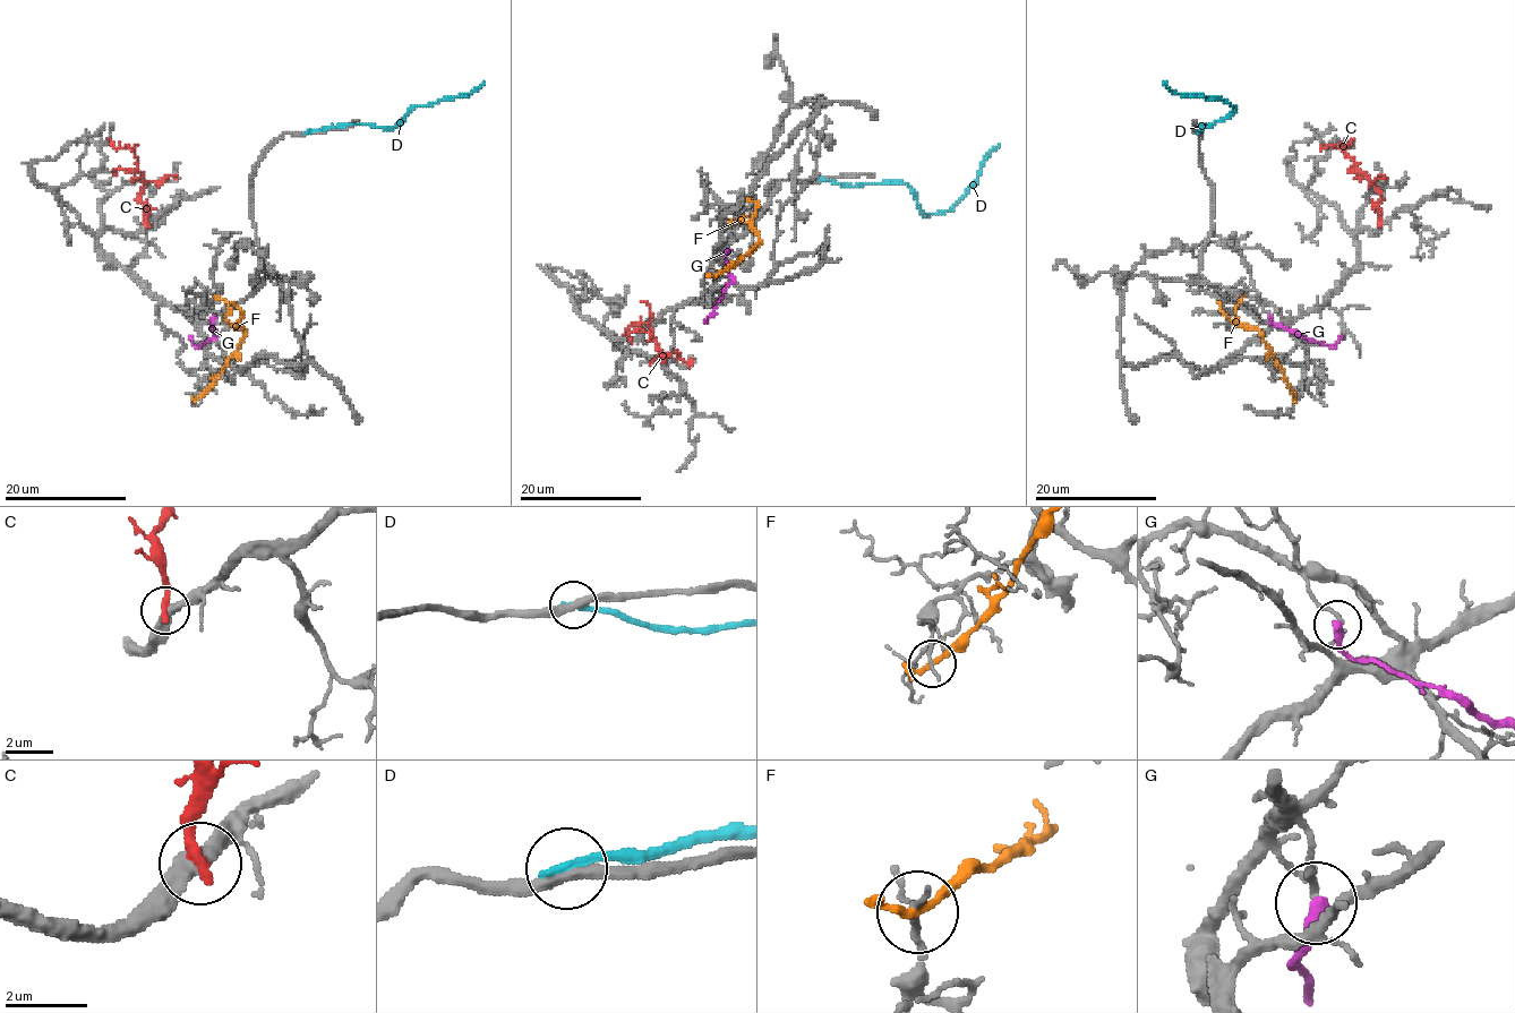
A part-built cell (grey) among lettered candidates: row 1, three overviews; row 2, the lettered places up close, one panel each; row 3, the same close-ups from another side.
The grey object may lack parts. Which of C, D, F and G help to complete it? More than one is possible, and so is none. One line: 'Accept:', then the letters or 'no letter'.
Accept: no letter

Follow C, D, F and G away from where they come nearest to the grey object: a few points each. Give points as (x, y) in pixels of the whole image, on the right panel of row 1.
C: (1380, 224), (1379, 189), (1340, 145), (1321, 148), (1319, 144)
D: (1198, 131), (1203, 122), (1201, 127), (1206, 127), (1225, 118), (1232, 106), (1220, 99), (1175, 94), (1163, 82)
F: (1297, 397), (1261, 336), (1238, 319), (1234, 309), (1243, 297)
G: (1269, 315), (1274, 324), (1300, 333), (1306, 340), (1335, 348), (1340, 335)

